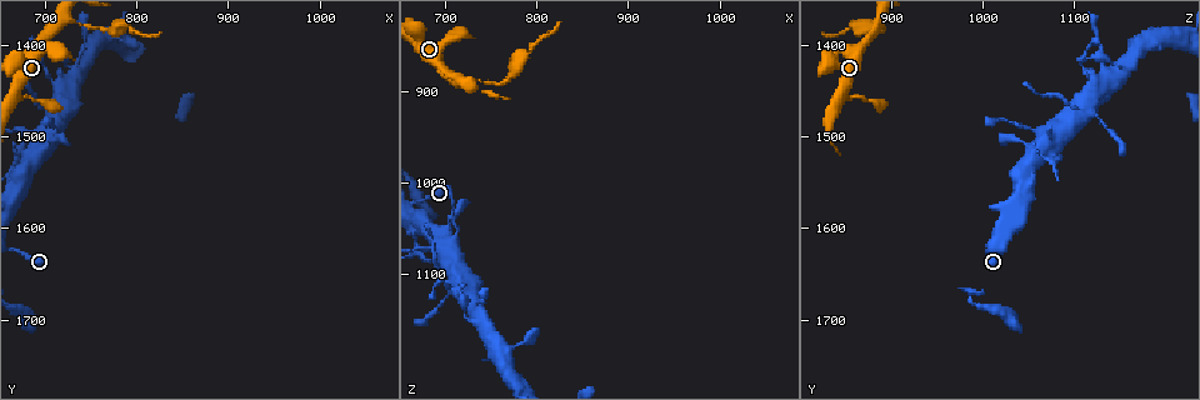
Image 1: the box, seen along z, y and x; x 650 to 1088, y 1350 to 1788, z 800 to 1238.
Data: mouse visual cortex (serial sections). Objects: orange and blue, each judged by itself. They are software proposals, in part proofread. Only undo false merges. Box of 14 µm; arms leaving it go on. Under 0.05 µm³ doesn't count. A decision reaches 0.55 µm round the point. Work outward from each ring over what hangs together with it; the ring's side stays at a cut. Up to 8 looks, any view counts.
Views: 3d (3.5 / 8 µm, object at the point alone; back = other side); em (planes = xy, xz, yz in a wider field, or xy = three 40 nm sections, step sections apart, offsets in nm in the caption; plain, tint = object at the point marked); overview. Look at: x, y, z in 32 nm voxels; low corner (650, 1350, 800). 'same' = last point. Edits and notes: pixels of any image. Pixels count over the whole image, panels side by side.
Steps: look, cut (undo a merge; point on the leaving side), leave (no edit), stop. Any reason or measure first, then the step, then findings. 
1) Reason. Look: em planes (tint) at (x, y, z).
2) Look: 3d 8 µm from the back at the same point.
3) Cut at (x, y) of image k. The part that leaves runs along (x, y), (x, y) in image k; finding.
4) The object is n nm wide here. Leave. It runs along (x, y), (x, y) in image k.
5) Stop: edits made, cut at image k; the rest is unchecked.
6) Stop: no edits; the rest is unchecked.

Thin neck. Look: 3d 3.5 µm at (745, 1375, 890).

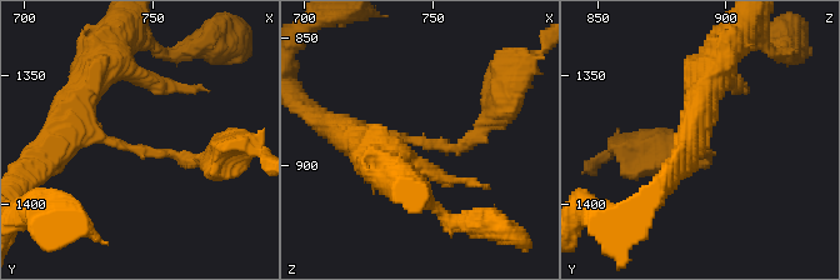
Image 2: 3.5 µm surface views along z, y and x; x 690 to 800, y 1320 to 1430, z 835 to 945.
Look: em xy step 1 (tint) at (744, 1377, 890).

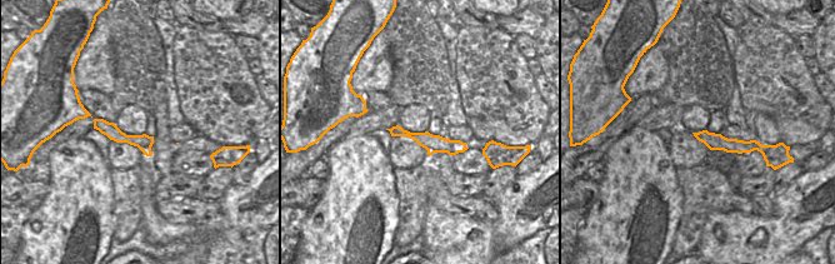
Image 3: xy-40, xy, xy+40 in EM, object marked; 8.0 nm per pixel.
Cut at (173, 154) of image 2. A border runs along (125, 135), (128, 142) in image 3; a second cell is stuck on.

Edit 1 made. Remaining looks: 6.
See it whole again. Look: overview.

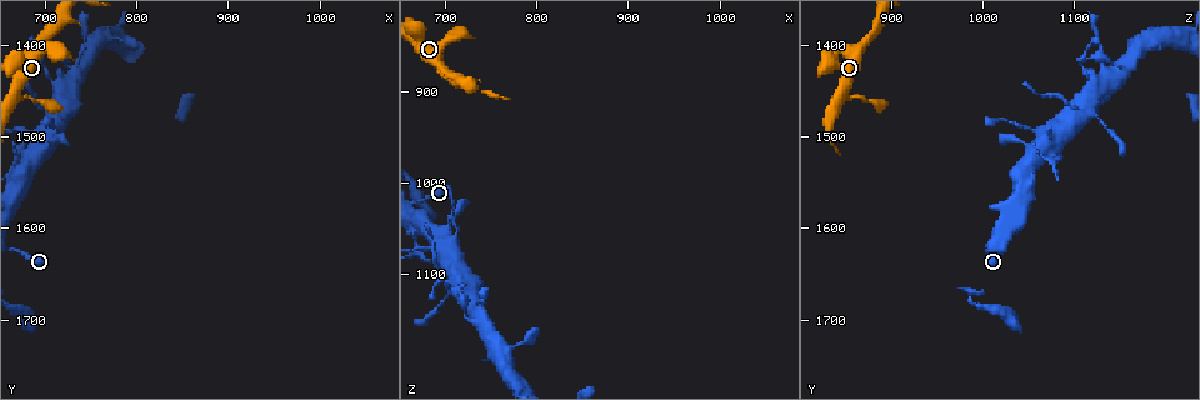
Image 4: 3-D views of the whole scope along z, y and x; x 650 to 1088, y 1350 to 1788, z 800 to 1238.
A narrow waist. Look: 3d 3.5 µm at (685, 1525, 1085).

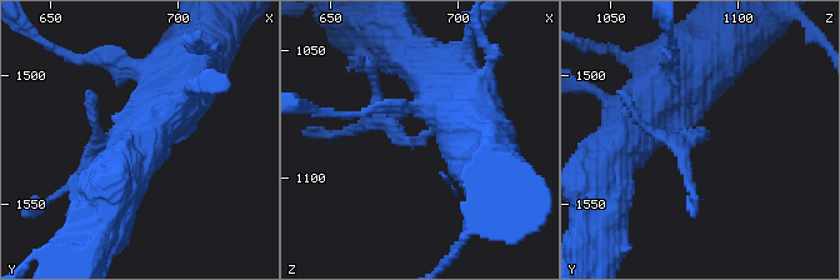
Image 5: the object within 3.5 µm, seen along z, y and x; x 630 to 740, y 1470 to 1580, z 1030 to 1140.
Look: em xy step 5 (tint) at (684, 1524, 1085).

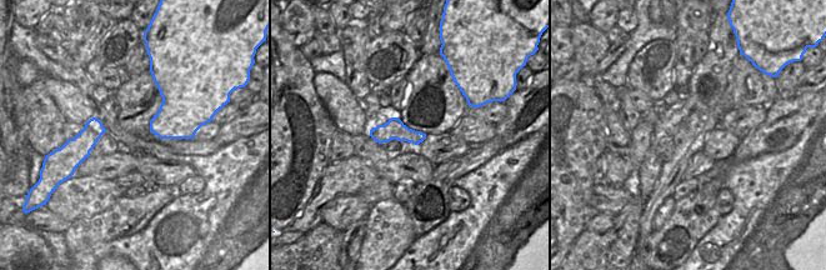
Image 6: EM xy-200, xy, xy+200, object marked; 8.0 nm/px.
Look: em planes (tint) at the same point.

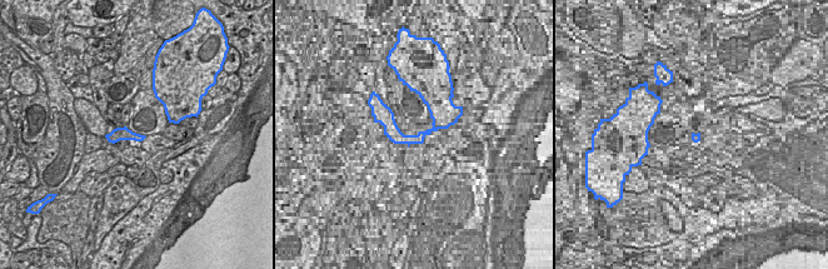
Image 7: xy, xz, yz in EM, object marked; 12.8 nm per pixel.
Cut at (378, 123) of image 5. A second cell is stuck on.

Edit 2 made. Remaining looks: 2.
Look: 3d 8 µm at (705, 1465, 1110).

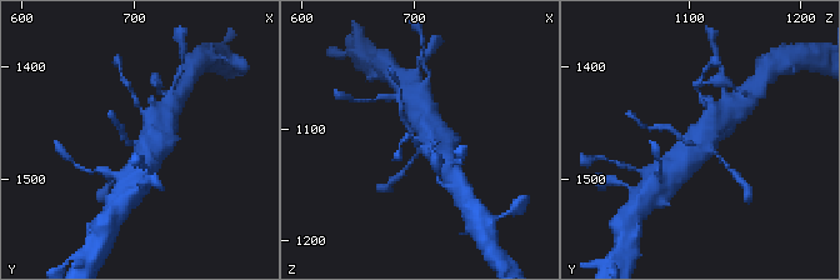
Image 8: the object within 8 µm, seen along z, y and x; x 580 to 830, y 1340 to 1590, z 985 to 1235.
Zoom in. Look: 3d 3.5 µm at (706, 1466, 1110).

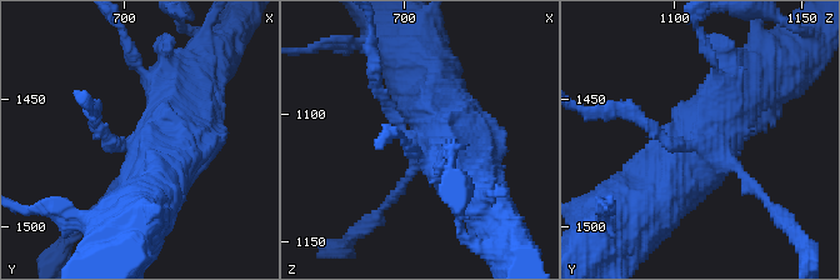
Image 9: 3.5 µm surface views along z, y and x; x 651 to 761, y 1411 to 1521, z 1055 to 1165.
Cut at (380, 95) of image 9. The part that leaves runs along (401, 129), (374, 86), (370, 33) in image 9; two cells meet here.

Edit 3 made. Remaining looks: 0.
Stop: edits made, cut at image 2, cut at image 5, cut at image 9; the rest is unchecked.

